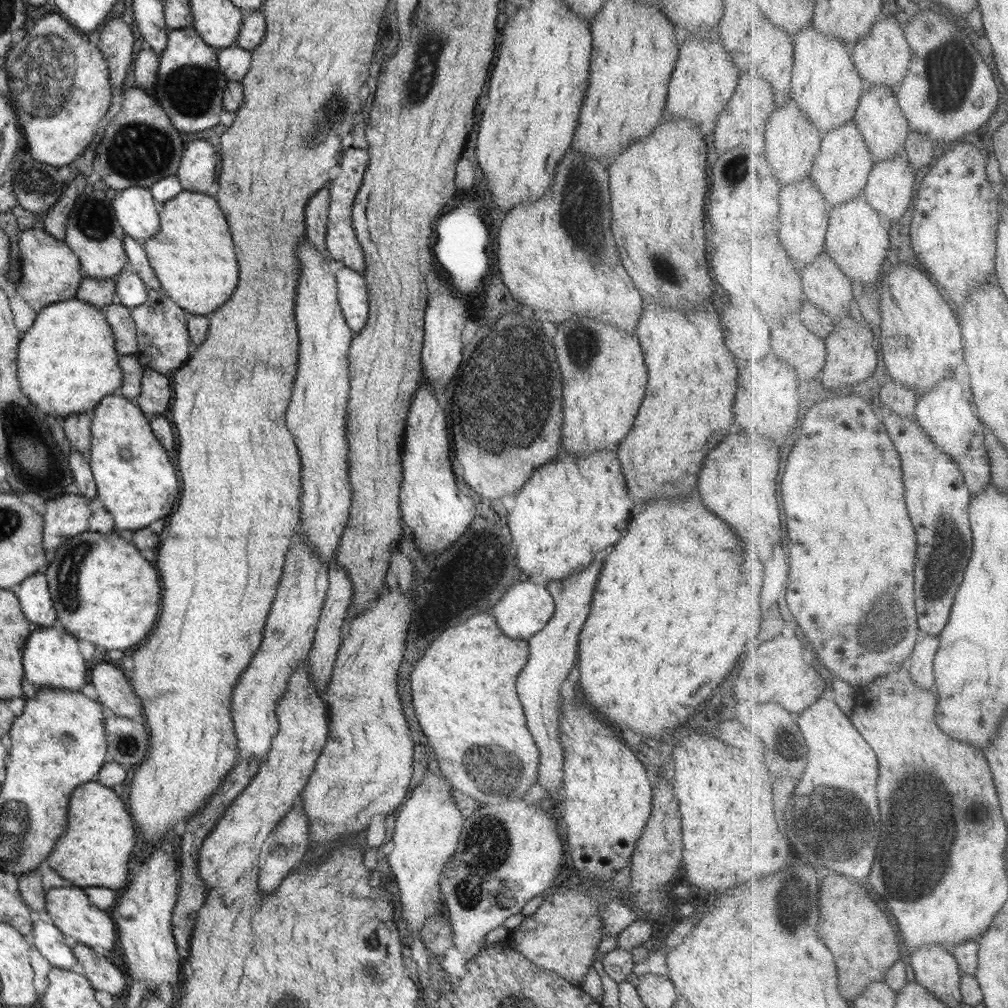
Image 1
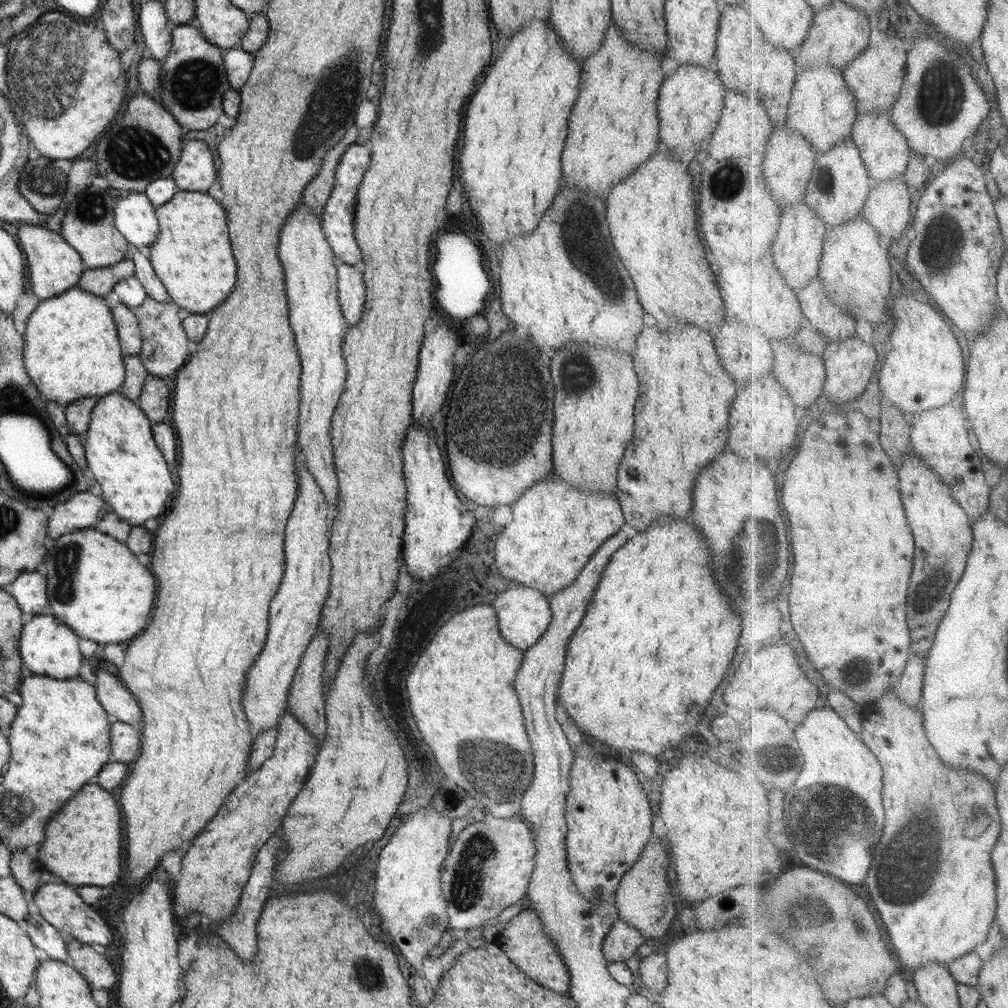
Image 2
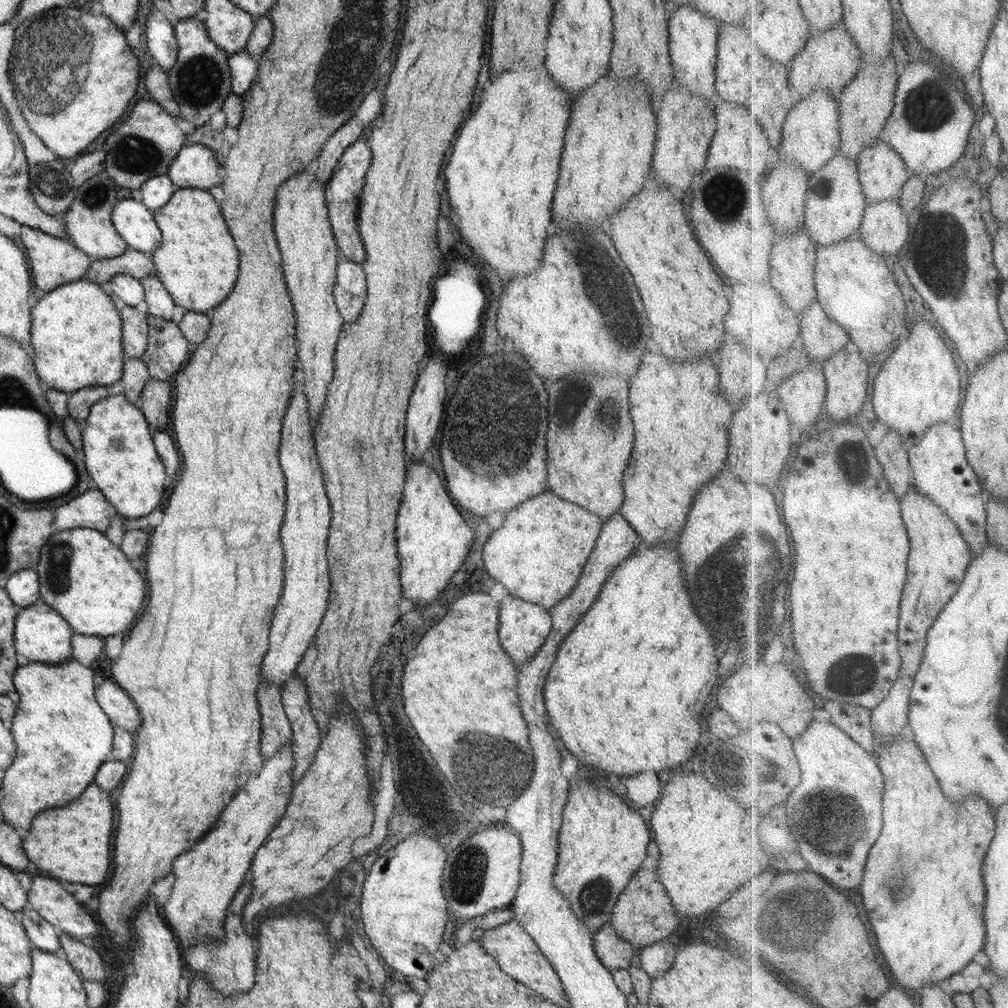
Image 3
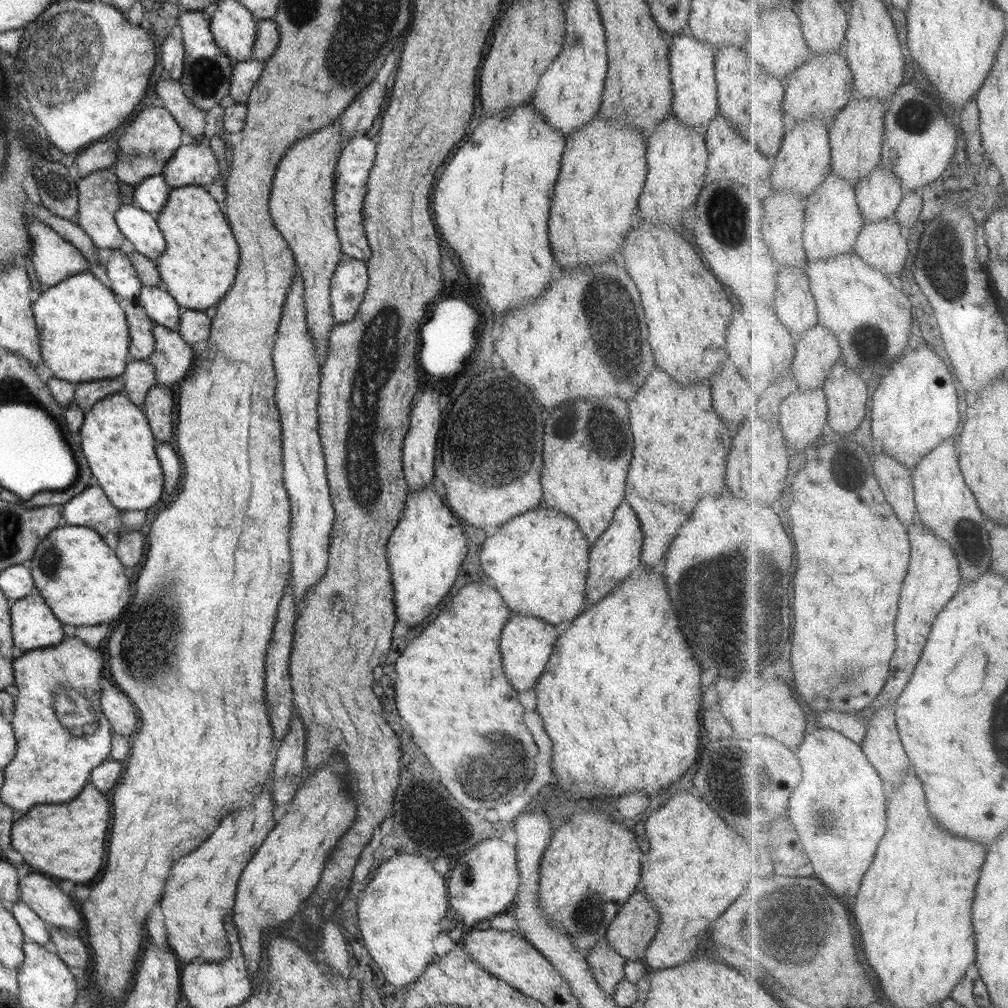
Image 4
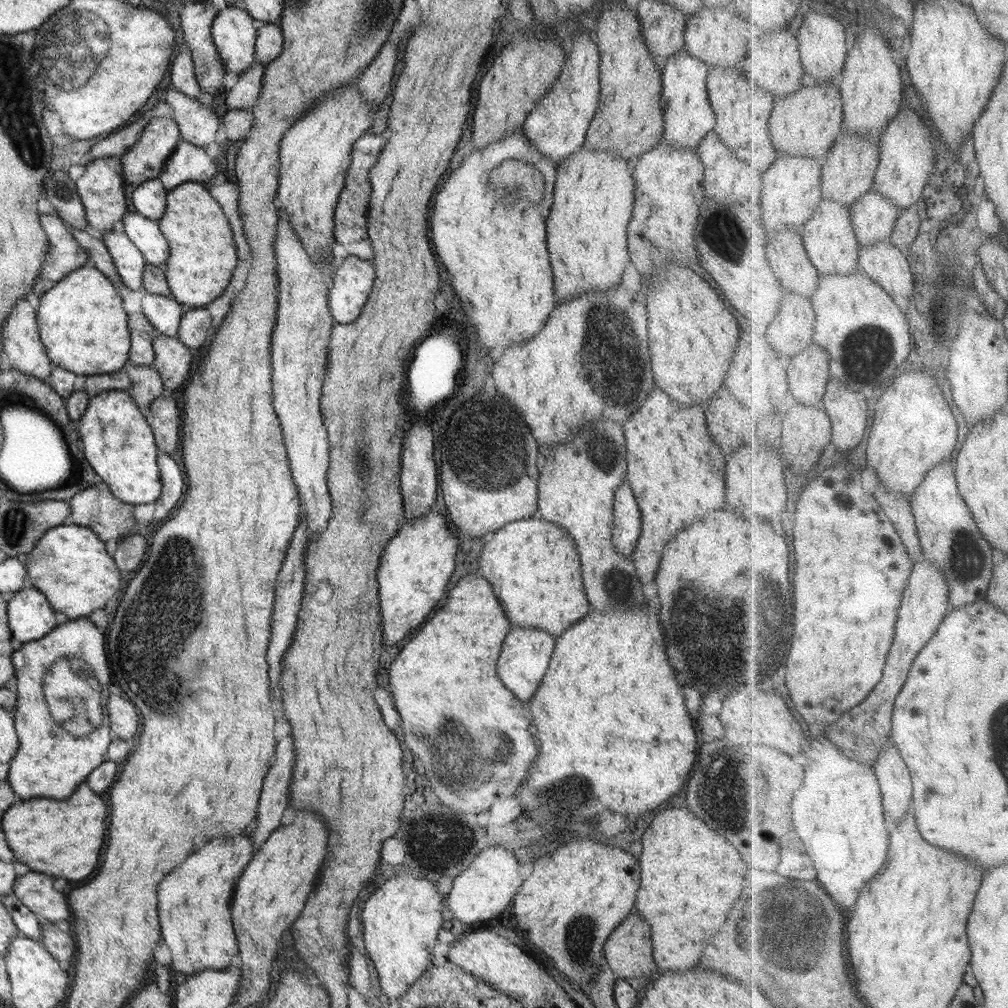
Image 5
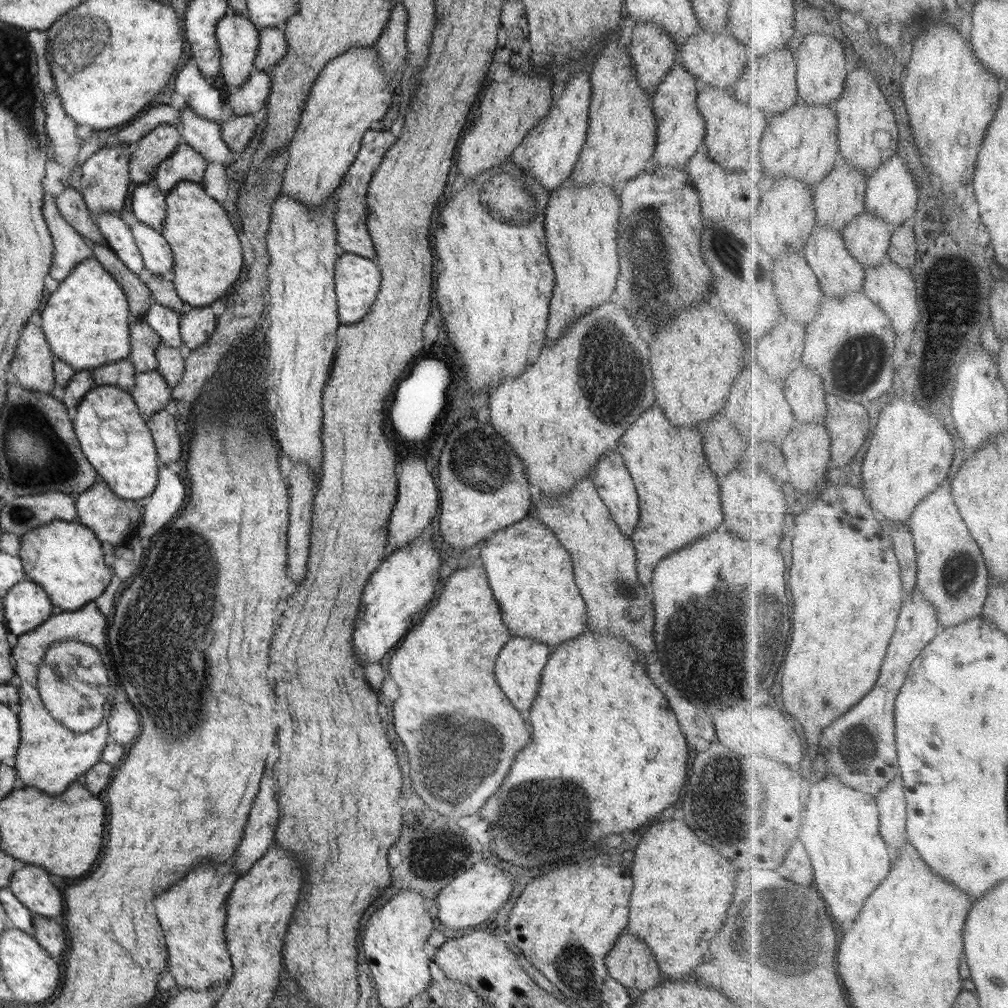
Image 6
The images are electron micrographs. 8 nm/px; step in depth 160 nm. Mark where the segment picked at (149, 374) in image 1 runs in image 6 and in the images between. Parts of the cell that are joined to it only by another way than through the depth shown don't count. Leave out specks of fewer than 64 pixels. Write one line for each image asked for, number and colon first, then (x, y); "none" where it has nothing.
2: (155, 399)
3: (154, 402)
4: (158, 406)
5: (163, 416)
6: (164, 428)

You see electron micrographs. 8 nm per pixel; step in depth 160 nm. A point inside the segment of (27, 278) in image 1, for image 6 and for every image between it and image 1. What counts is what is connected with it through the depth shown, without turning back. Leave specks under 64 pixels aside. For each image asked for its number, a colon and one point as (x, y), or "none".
2: (54, 267)
3: (53, 262)
4: (55, 259)
5: (64, 255)
6: (71, 248)

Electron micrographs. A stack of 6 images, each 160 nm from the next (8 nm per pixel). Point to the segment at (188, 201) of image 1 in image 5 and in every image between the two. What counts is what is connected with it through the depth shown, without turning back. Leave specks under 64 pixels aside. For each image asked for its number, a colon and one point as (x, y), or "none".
2: (191, 255)
3: (197, 261)
4: (198, 266)
5: (202, 256)

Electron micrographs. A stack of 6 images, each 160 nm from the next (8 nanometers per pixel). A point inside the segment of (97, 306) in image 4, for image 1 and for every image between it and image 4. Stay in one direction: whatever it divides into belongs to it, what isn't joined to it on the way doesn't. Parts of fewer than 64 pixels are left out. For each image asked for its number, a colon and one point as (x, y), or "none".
1: (67, 361)
2: (71, 350)
3: (76, 330)

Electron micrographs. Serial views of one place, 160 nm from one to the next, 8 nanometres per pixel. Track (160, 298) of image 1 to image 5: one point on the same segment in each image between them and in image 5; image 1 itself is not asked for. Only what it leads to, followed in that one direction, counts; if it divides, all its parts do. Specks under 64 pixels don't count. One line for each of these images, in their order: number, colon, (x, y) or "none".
2: (165, 344)
3: (167, 353)
4: (172, 358)
5: (172, 360)

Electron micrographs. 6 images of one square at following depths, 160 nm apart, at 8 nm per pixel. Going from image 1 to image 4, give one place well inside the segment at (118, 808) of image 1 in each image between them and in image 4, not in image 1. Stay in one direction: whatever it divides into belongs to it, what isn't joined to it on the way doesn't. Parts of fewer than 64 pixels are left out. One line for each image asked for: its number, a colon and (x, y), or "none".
2: (83, 845)
3: (72, 843)
4: (64, 840)

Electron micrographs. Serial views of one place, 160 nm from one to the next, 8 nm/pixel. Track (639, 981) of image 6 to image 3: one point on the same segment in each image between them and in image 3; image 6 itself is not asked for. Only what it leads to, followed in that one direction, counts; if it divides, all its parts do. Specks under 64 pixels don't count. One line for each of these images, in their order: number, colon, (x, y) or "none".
3: (644, 914)
4: (634, 927)
5: (628, 951)

